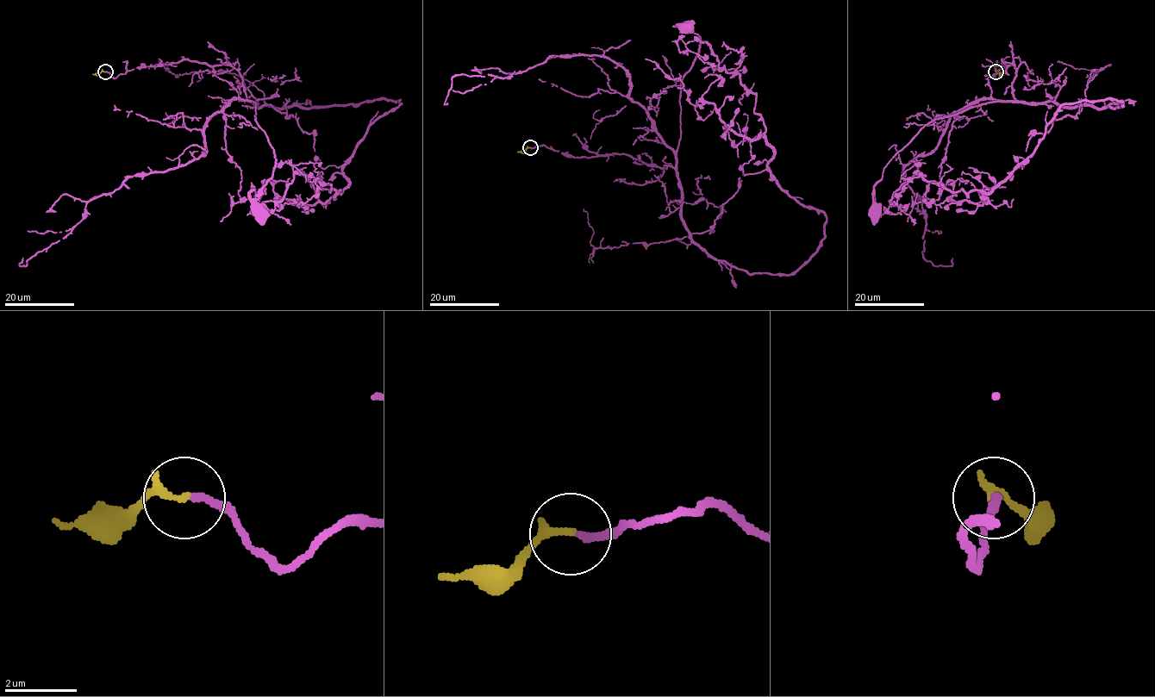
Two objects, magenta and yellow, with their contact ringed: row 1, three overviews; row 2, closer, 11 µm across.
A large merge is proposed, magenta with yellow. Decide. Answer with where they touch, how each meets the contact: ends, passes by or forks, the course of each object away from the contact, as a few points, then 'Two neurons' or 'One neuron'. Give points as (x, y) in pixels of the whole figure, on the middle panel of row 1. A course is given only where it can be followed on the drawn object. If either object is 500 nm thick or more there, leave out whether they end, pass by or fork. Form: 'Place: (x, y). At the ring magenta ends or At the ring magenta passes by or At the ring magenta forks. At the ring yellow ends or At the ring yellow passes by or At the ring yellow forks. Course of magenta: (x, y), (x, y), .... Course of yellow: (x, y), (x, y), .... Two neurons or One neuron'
Place: (530, 147). At the ring magenta ends. At the ring yellow ends. Course of magenta: (530, 147), (543, 145), (586, 158), (621, 153), (647, 164), (675, 166), (680, 84), (700, 43), (684, 27). Course of yellow: (529, 147), (517, 152). One neuron

